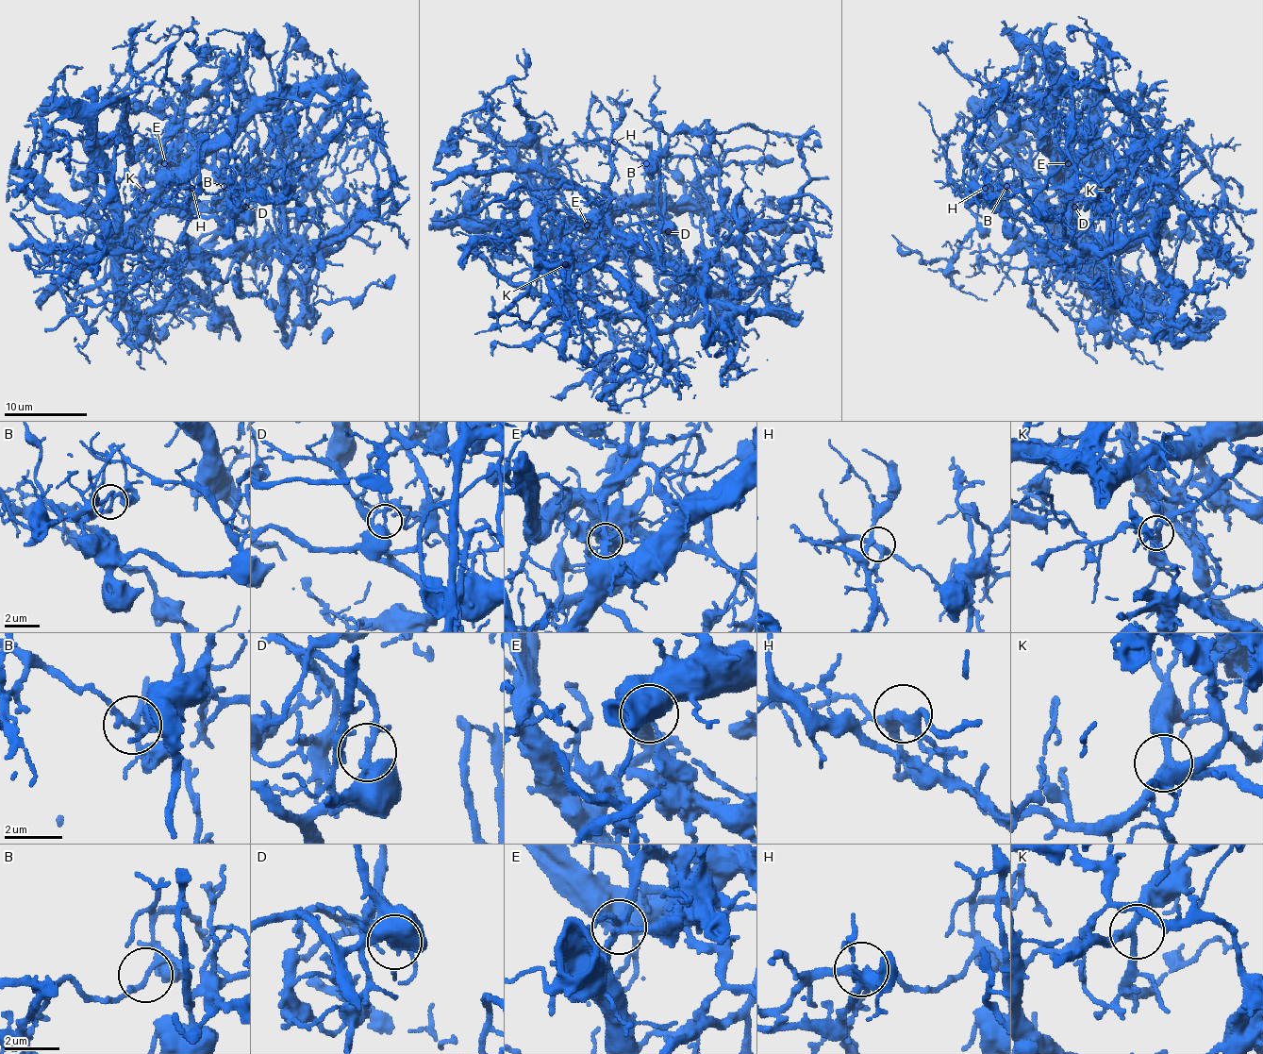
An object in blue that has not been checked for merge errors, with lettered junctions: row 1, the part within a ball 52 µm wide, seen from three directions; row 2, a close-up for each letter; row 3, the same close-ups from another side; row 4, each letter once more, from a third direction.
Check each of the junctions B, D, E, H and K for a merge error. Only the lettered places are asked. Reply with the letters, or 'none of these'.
B, D, E

